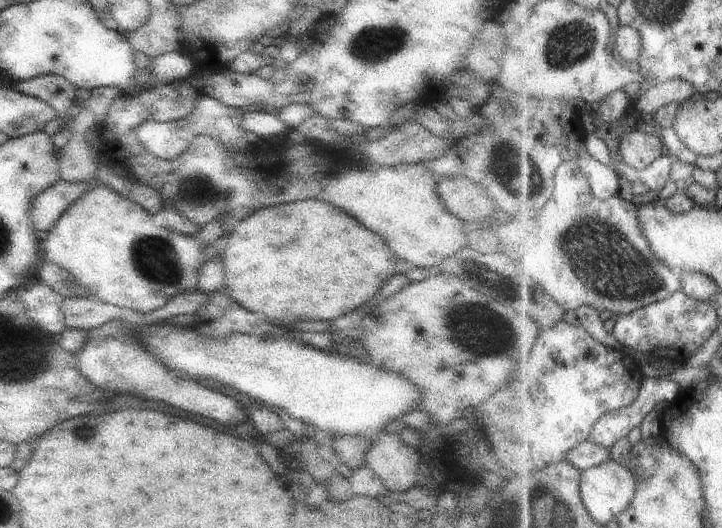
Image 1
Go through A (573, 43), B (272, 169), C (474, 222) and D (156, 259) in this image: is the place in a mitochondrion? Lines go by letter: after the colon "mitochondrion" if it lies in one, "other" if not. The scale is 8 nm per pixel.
A: mitochondrion
B: other
C: other
D: mitochondrion

